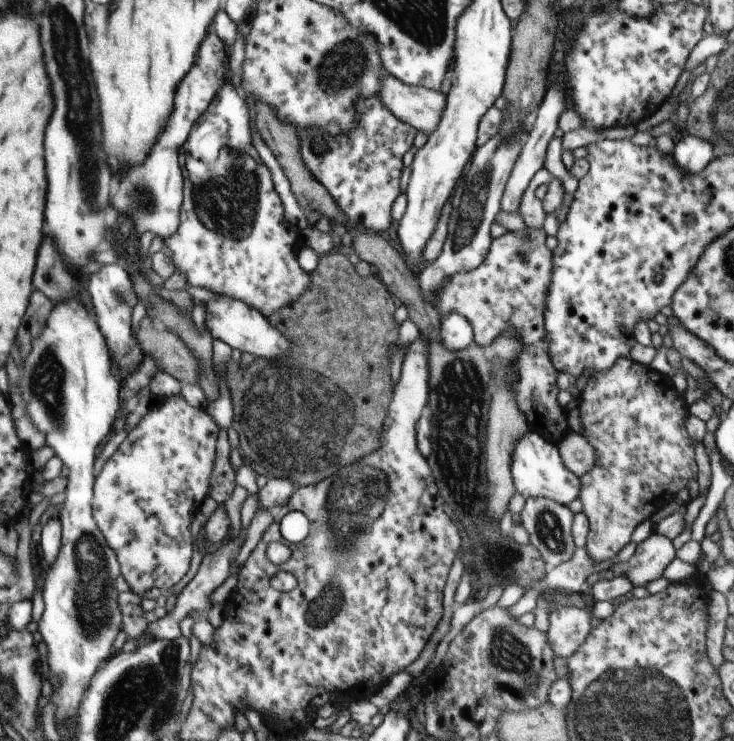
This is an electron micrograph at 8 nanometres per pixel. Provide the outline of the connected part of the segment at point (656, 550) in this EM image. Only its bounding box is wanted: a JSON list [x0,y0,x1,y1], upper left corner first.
[624,534,674,587]

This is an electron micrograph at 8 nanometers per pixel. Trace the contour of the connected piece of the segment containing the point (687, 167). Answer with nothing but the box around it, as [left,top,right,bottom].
[671,136,713,174]

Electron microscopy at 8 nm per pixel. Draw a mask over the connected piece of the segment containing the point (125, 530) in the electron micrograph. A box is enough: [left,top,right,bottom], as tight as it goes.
[95,394,219,597]

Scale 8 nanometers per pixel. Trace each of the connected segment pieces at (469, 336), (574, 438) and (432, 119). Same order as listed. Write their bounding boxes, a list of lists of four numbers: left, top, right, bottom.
[[439,312,475,352],[556,429,595,476],[376,74,446,136]]

